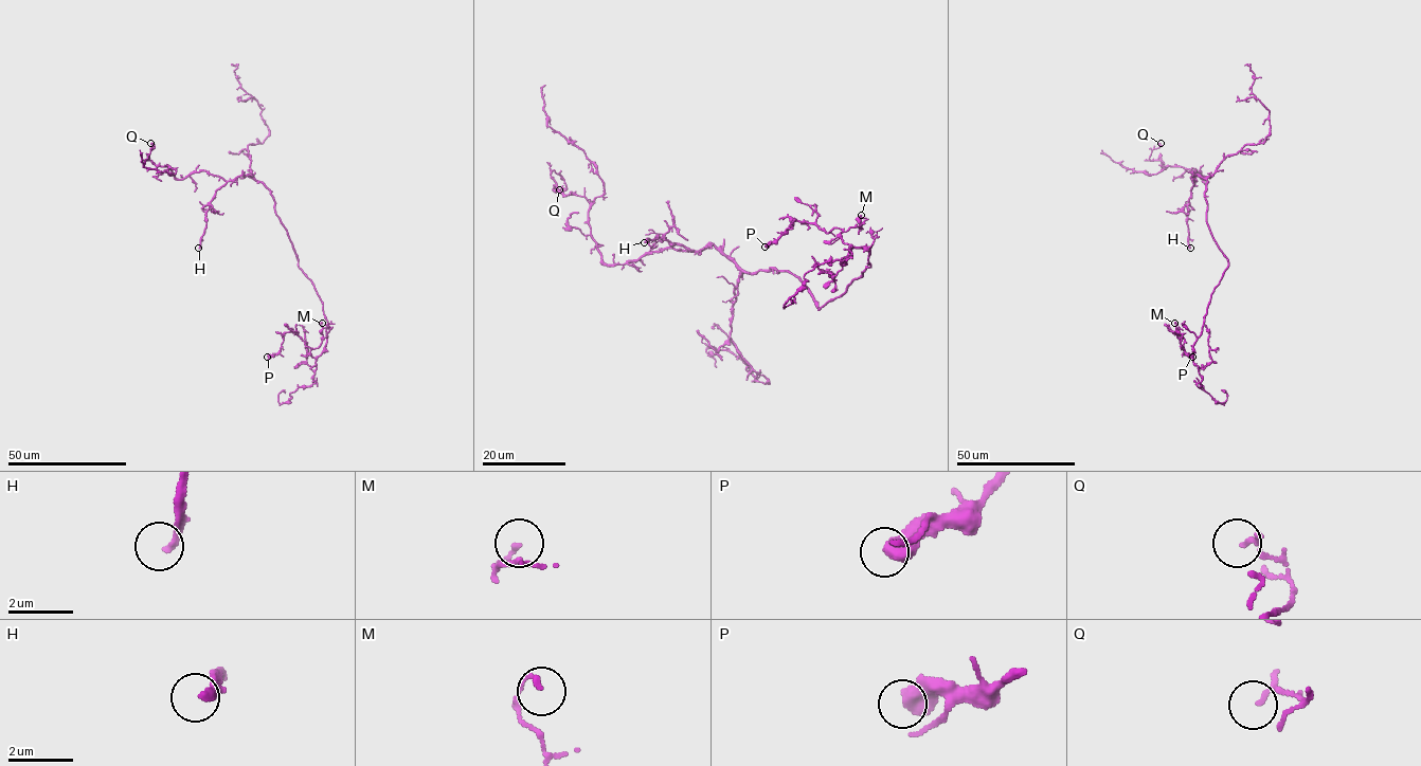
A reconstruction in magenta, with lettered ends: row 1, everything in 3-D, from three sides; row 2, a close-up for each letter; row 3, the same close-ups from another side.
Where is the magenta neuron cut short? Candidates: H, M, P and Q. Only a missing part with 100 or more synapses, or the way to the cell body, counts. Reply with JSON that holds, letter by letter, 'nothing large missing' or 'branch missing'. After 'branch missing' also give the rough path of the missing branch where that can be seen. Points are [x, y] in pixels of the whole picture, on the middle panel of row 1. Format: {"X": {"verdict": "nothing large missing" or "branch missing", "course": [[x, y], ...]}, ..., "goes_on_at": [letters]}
{"H": {"verdict": "branch missing", "course": [[644, 242], [641, 235], [653, 204], [629, 140], [639, 105], [611, 84], [596, 43], [599, 36], [619, 40]]}, "M": {"verdict": "nothing large missing"}, "P": {"verdict": "nothing large missing"}, "Q": {"verdict": "nothing large missing"}, "goes_on_at": ["H"]}

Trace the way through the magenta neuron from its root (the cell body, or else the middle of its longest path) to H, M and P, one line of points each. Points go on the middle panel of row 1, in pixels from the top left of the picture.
H: (783, 271), (769, 268), (747, 273), (712, 244), (700, 251), (688, 251), (658, 237), (644, 242)
M: (783, 271), (808, 287), (819, 310), (840, 296), (870, 266), (867, 250), (840, 235), (862, 229), (861, 215)
P: (783, 271), (819, 310), (870, 266), (869, 252), (845, 244), (837, 228), (796, 220), (765, 247)

